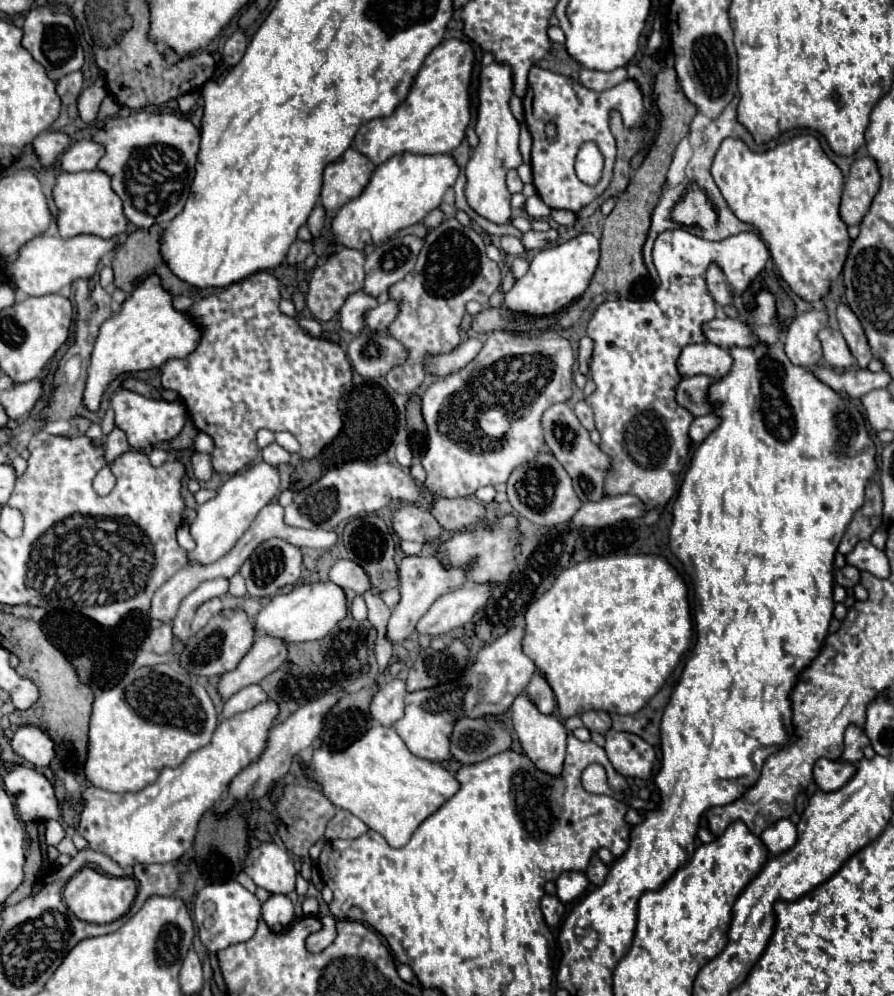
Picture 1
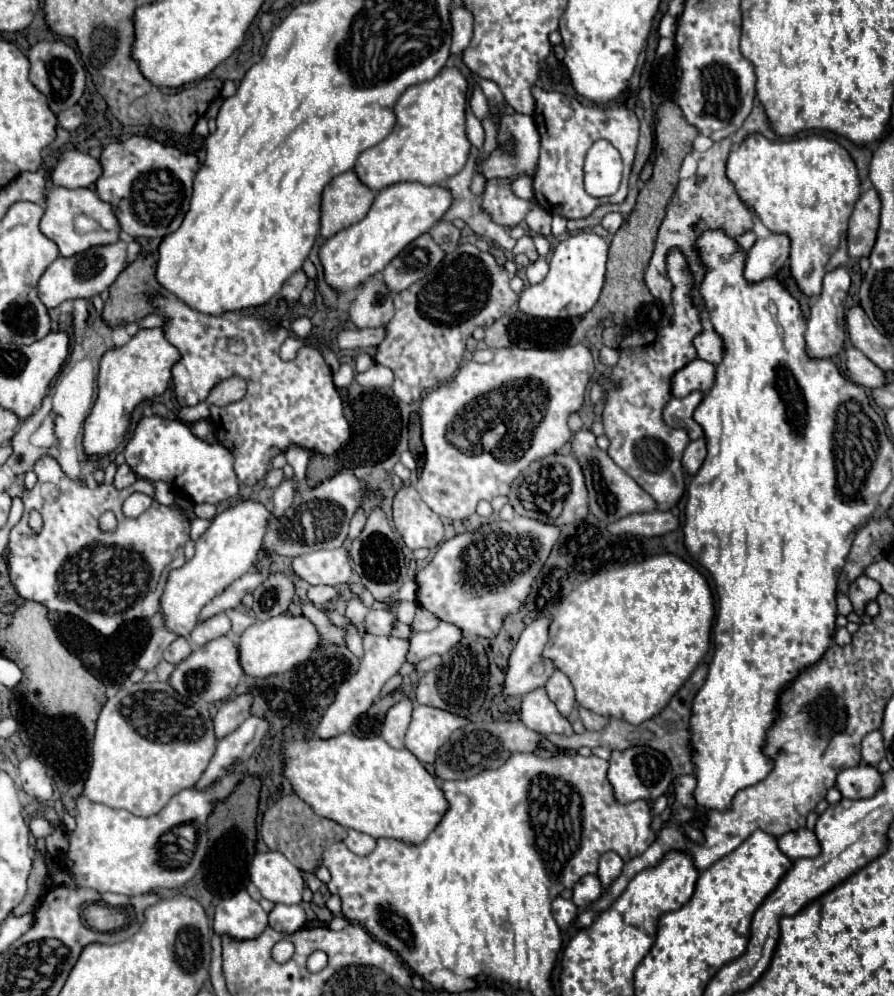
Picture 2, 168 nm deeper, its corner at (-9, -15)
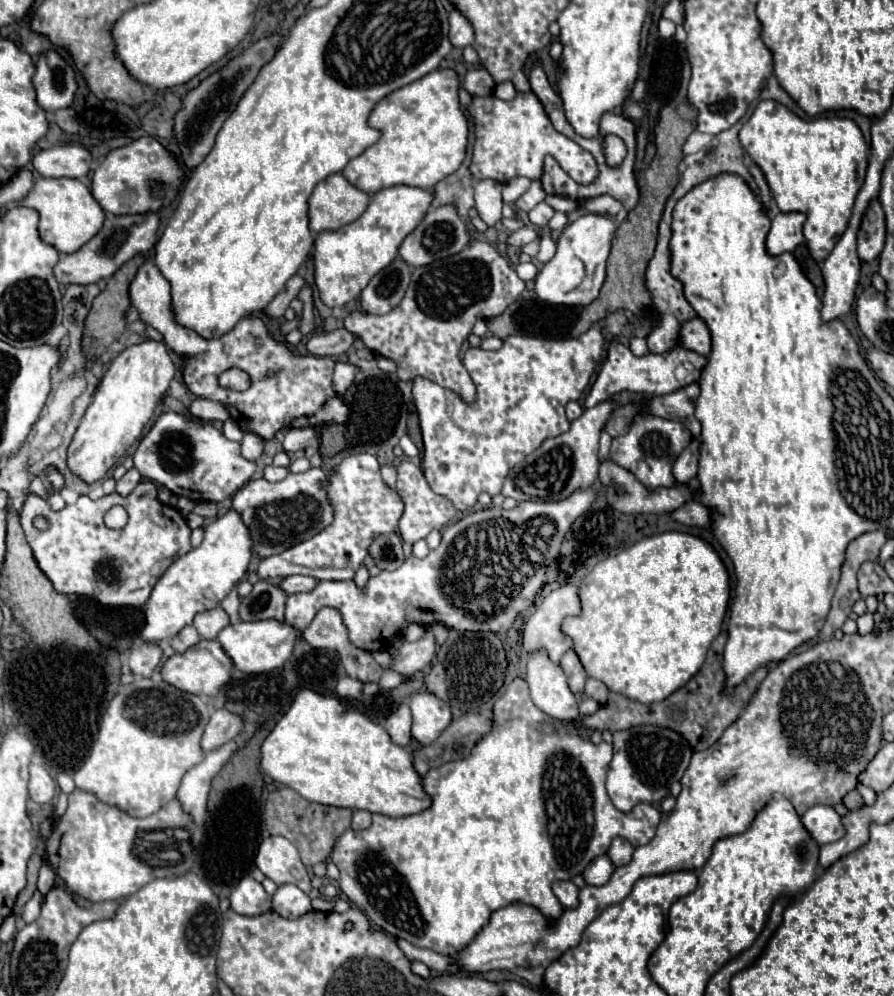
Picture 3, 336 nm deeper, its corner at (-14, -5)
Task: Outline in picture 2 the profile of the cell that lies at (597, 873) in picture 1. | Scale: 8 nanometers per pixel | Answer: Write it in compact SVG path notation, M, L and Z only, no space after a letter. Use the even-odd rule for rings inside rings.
M605 852L599 860L599 880L605 888L611 886L611 882L621 874L621 868L623 868L623 860L617 852Z

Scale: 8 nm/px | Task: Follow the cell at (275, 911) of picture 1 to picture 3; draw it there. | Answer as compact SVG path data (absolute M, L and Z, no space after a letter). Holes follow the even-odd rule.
M284 884L272 896L272 910L282 918L300 918L312 910L308 894L304 894L298 886Z

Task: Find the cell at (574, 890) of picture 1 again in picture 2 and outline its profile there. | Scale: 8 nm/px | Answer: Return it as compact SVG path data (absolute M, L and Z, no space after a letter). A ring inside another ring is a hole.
M597 874L583 876L583 880L579 880L579 884L575 884L575 888L573 888L573 902L579 908L587 908L601 894L603 894L603 886L601 886L599 876Z

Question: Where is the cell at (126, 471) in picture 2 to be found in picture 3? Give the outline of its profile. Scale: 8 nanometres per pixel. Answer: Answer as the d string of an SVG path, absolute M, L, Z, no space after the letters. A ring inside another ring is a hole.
M130 468L120 480L118 480L118 484L116 484L116 492L118 494L122 494L122 496L128 496L132 490L134 490L134 486L140 482L140 472L136 470L136 468Z

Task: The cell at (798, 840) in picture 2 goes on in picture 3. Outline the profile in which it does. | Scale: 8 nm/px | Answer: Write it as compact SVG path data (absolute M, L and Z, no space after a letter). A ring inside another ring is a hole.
M812 806L802 814L802 824L818 846L836 842L844 836L844 826L840 826L840 816L830 806Z

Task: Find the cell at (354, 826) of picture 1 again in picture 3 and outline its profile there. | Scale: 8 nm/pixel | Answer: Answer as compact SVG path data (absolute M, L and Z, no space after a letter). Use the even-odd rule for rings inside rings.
M366 810L354 812L354 818L352 818L352 828L354 830L366 830L370 824L372 824L372 814L370 812L366 812Z

